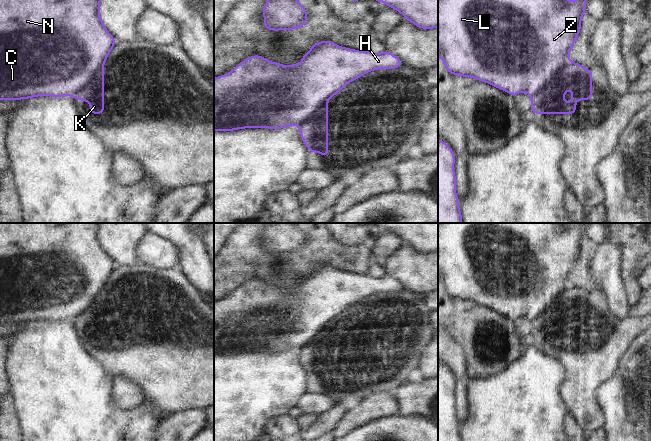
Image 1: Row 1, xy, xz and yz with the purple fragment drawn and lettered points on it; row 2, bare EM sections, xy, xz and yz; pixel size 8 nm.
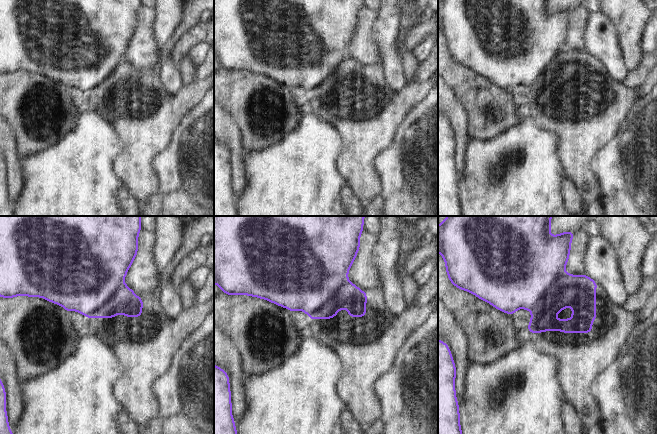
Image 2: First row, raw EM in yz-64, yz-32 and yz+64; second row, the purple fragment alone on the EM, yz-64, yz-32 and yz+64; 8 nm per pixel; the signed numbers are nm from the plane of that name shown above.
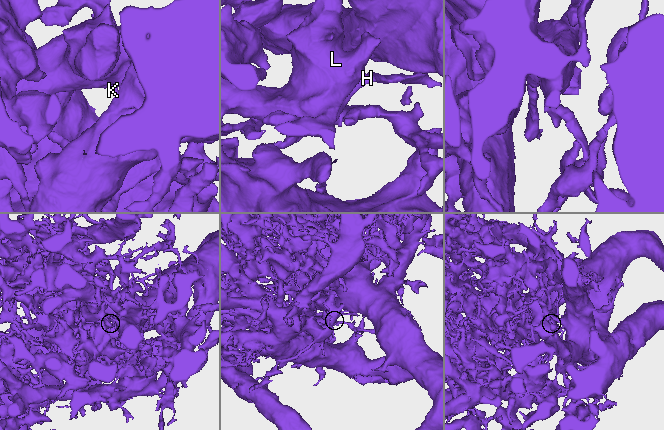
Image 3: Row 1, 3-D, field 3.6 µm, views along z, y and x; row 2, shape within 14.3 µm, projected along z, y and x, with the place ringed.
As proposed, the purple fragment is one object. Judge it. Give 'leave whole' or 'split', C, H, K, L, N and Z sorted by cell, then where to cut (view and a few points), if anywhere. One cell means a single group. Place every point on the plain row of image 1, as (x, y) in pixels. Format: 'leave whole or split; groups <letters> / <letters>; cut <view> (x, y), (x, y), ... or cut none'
split; groups C H L N Z / K; cut yz (570, 284), (544, 312), (531, 321)

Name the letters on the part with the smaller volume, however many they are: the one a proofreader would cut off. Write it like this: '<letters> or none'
K

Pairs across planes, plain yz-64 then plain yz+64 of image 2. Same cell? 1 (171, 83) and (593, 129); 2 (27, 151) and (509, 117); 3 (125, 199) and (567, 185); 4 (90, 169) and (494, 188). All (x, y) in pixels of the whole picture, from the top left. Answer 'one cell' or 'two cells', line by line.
1: two cells
2: one cell
3: one cell
4: one cell

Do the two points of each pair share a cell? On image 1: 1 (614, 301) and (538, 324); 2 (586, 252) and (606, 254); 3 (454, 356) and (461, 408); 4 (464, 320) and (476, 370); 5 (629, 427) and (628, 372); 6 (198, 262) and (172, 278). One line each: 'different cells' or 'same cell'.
1: different cells
2: different cells
3: same cell
4: same cell
5: same cell
6: different cells

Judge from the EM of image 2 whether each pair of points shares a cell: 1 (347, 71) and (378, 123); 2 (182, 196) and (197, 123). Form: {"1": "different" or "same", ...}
{"1": "same", "2": "same"}

